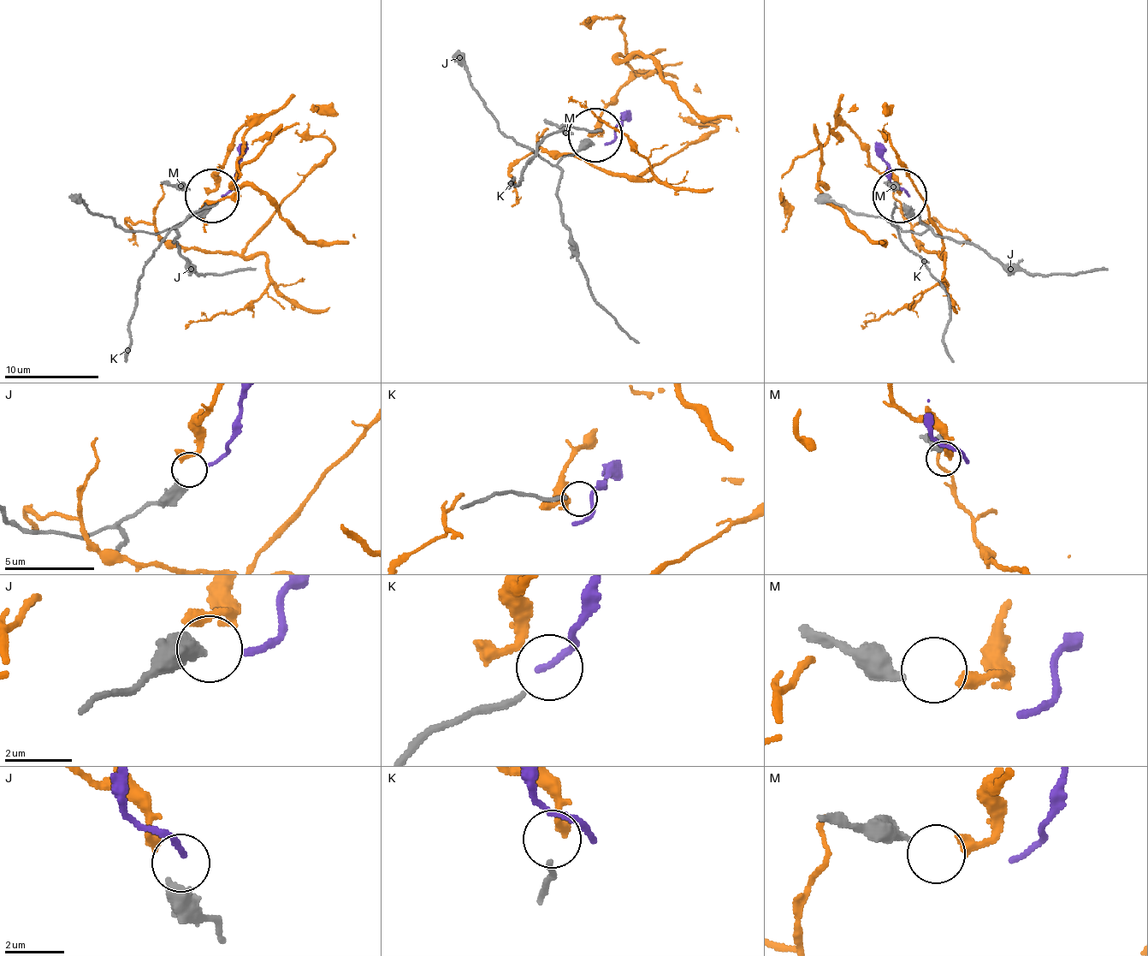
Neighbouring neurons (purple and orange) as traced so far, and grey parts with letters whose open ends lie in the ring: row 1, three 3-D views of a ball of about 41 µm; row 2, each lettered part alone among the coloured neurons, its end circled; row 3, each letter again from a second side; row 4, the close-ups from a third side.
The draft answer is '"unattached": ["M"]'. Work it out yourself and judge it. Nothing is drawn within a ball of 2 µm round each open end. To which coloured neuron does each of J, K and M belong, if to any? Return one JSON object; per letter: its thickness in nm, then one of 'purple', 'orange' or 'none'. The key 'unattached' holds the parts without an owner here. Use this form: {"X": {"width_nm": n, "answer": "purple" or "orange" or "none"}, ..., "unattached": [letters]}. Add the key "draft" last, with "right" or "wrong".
{"J": {"width_nm": 650, "answer": "purple"}, "K": {"width_nm": 190, "answer": "none"}, "M": {"width_nm": 360, "answer": "orange"}, "unattached": ["K"], "draft": "wrong"}

